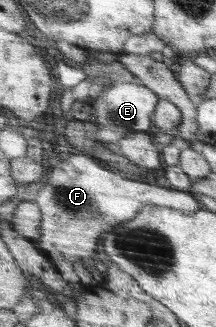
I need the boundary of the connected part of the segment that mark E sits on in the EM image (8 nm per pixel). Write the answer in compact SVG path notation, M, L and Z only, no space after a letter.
M141 82L133 84L115 84L109 90L102 92L93 101L95 120L99 120L99 139L115 145L133 132L147 132L153 124L153 116L157 113L162 97L155 89L148 88Z

